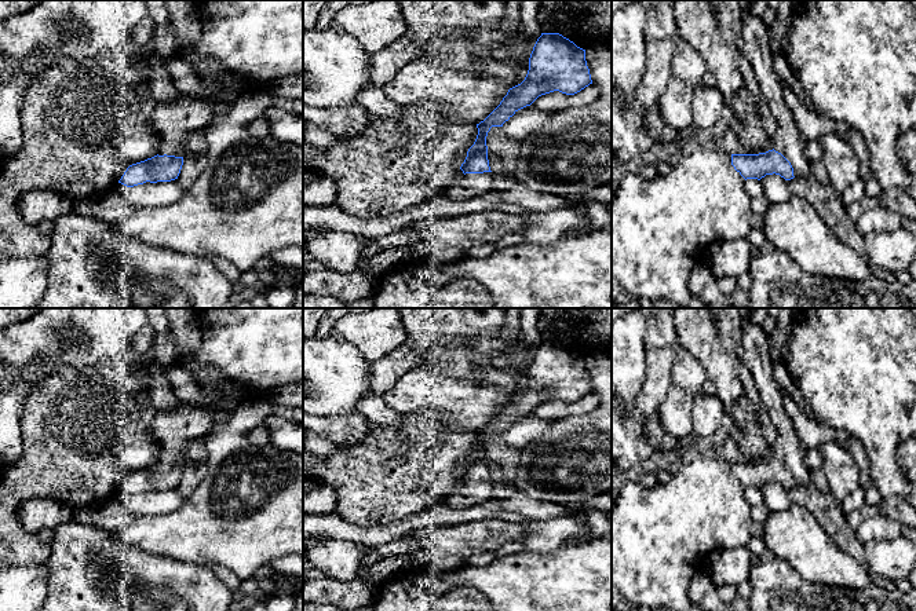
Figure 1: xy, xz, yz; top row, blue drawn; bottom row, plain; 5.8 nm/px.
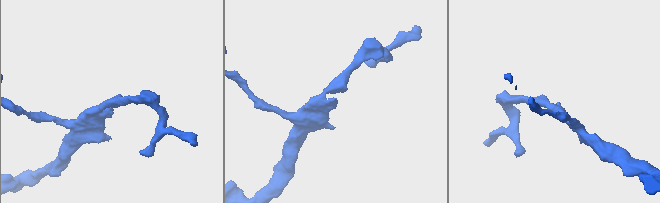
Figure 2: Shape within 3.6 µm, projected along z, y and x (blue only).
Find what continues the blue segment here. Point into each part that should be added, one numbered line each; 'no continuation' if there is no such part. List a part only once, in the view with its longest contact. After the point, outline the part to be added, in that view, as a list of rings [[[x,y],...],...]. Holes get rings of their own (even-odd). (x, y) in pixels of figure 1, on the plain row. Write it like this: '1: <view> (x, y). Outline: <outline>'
1: yz (788, 449). Outline: [[[751,323],[742,329],[744,358],[749,369],[763,409],[777,428],[774,458],[781,461],[792,473],[795,486],[811,486],[811,471],[804,464],[807,449],[800,443],[792,420],[782,405],[782,392],[774,378],[773,359],[769,354],[767,333],[762,325]]]

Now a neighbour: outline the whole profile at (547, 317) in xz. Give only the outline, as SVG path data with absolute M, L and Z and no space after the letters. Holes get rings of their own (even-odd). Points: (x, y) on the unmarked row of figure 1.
M540 308L537 330L543 341L556 341L558 330L555 328L558 318L556 308Z

